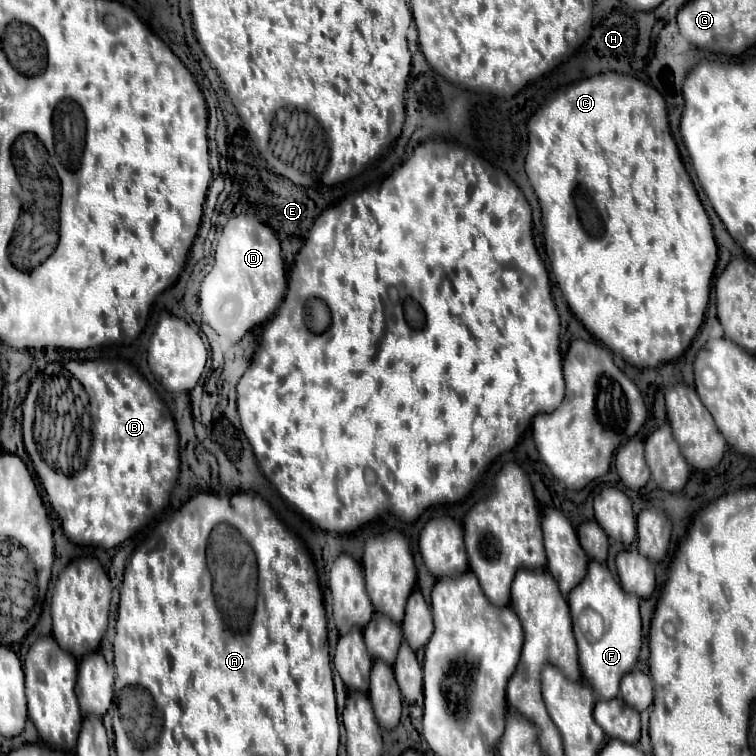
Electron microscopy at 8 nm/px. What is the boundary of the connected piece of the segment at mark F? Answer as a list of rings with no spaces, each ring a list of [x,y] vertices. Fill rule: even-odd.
[[[591,559],[587,563],[585,577],[569,593],[569,607],[571,607],[571,619],[573,619],[577,651],[579,651],[579,667],[583,677],[587,679],[587,683],[591,683],[599,699],[617,697],[621,677],[633,669],[641,651],[643,633],[641,633],[641,617],[639,617],[639,599],[635,595],[629,595],[621,587],[621,583],[609,571],[607,563]],[[585,609],[593,609],[605,621],[605,633],[595,641],[589,641],[577,623],[579,615]]]

